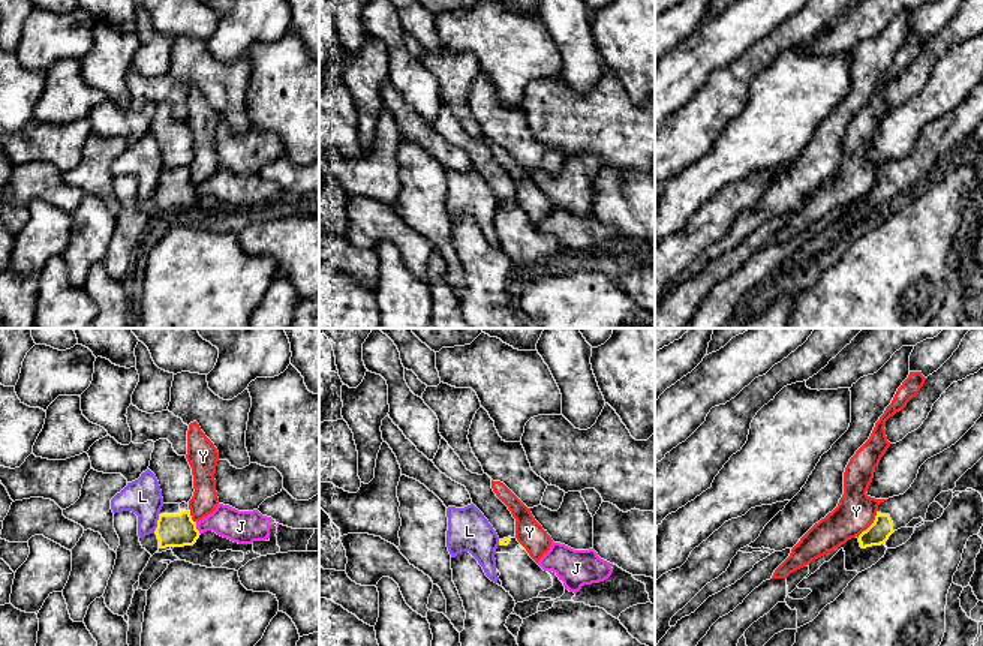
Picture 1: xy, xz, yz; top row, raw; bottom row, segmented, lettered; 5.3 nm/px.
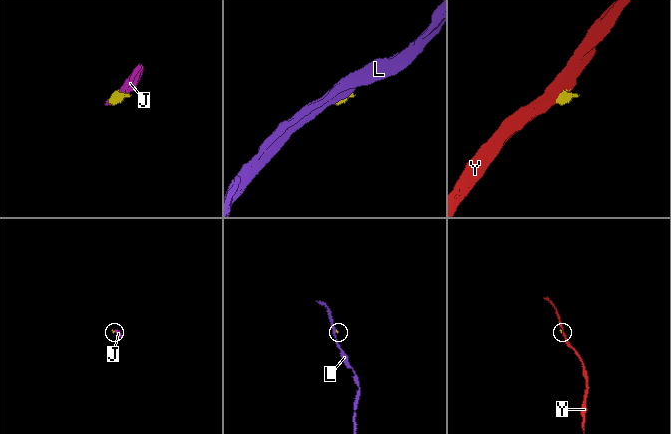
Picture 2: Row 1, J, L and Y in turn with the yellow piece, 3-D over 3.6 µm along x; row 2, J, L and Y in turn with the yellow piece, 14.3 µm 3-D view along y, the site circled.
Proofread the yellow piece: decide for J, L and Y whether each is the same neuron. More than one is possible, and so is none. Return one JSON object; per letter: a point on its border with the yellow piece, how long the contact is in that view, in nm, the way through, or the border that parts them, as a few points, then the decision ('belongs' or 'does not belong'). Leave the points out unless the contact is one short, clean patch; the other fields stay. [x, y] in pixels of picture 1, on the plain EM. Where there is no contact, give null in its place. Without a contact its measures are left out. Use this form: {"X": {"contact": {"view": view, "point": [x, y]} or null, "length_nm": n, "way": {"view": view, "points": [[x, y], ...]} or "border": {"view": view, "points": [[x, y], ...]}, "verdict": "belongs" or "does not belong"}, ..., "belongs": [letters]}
{"J": {"contact": {"view": "xy", "point": [195, 192]}, "length_nm": 80, "border": {"view": "xy", "points": [[195, 186], [200, 198]]}, "verdict": "does not belong"}, "L": {"contact": {"view": "xy", "point": [158, 188]}, "length_nm": 120, "border": {"view": "xy", "points": [[159, 177], [153, 197]]}, "verdict": "does not belong"}, "Y": {"contact": {"view": "yz", "point": [872, 188]}, "length_nm": 180, "border": {"view": "yz", "points": [[877, 174], [875, 183], [857, 200]]}, "verdict": "does not belong"}, "belongs": []}

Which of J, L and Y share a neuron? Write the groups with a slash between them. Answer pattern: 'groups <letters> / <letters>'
groups J / L / Y

